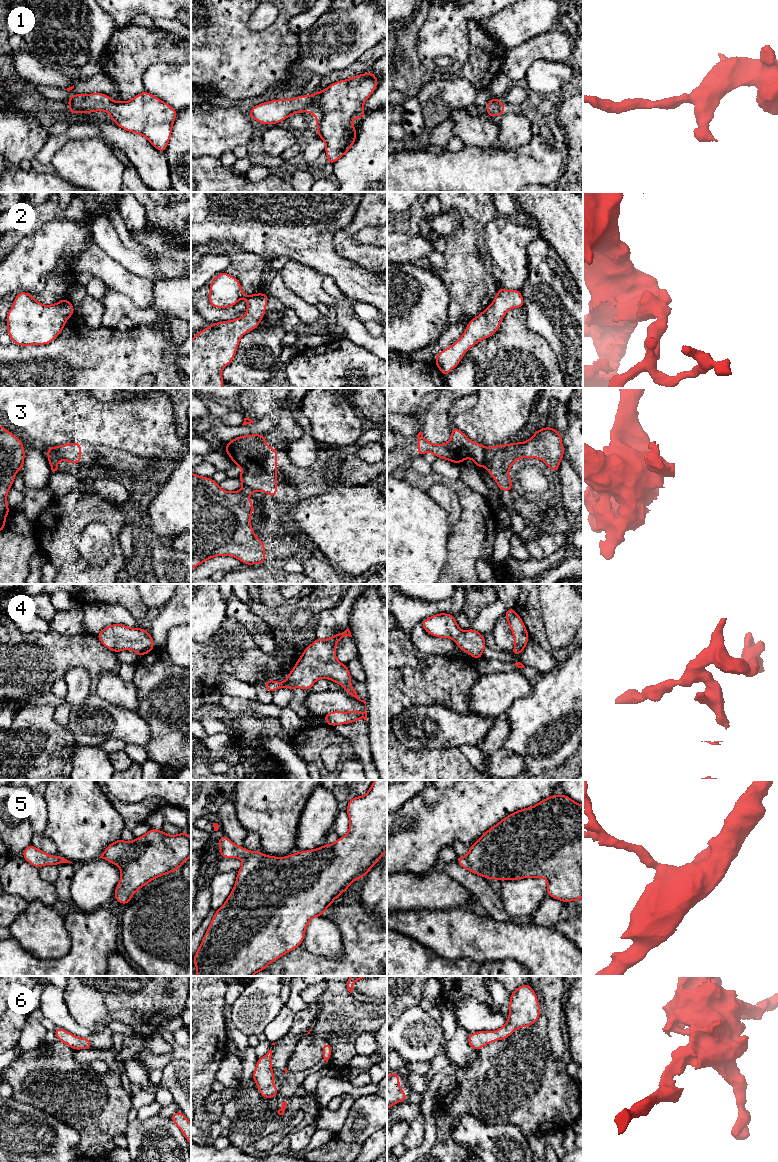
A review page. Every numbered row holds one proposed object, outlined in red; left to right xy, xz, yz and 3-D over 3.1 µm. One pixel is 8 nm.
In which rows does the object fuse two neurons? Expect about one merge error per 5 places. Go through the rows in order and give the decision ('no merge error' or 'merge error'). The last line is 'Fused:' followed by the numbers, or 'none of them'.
1: no merge error
2: no merge error
3: merge error
4: no merge error
5: no merge error
6: no merge error
Fused: 3

